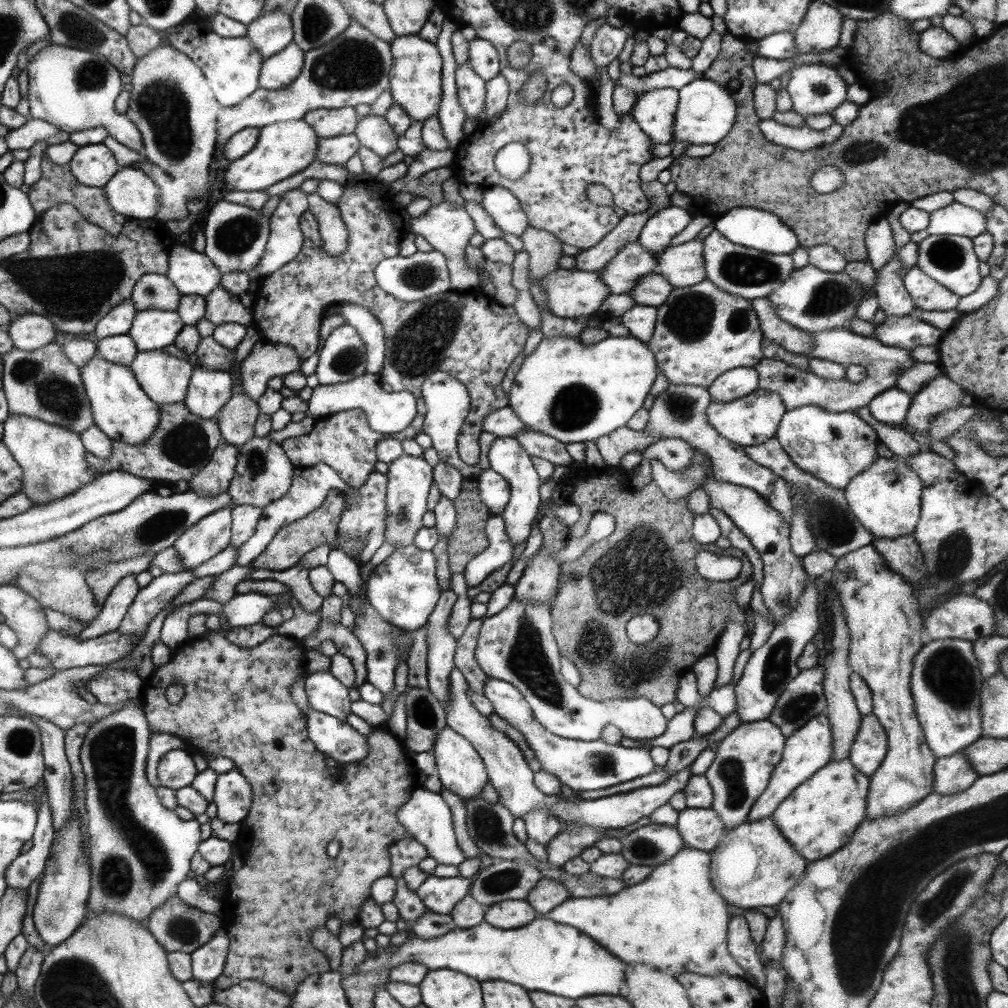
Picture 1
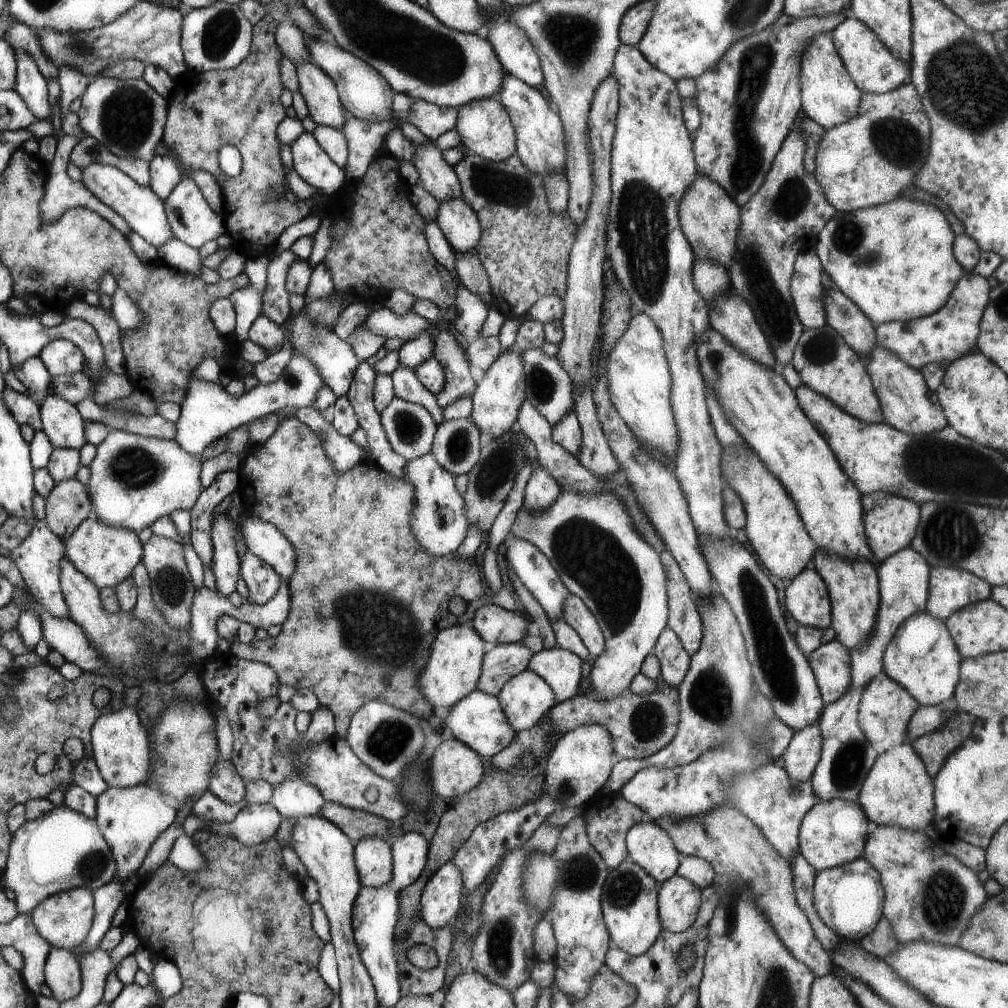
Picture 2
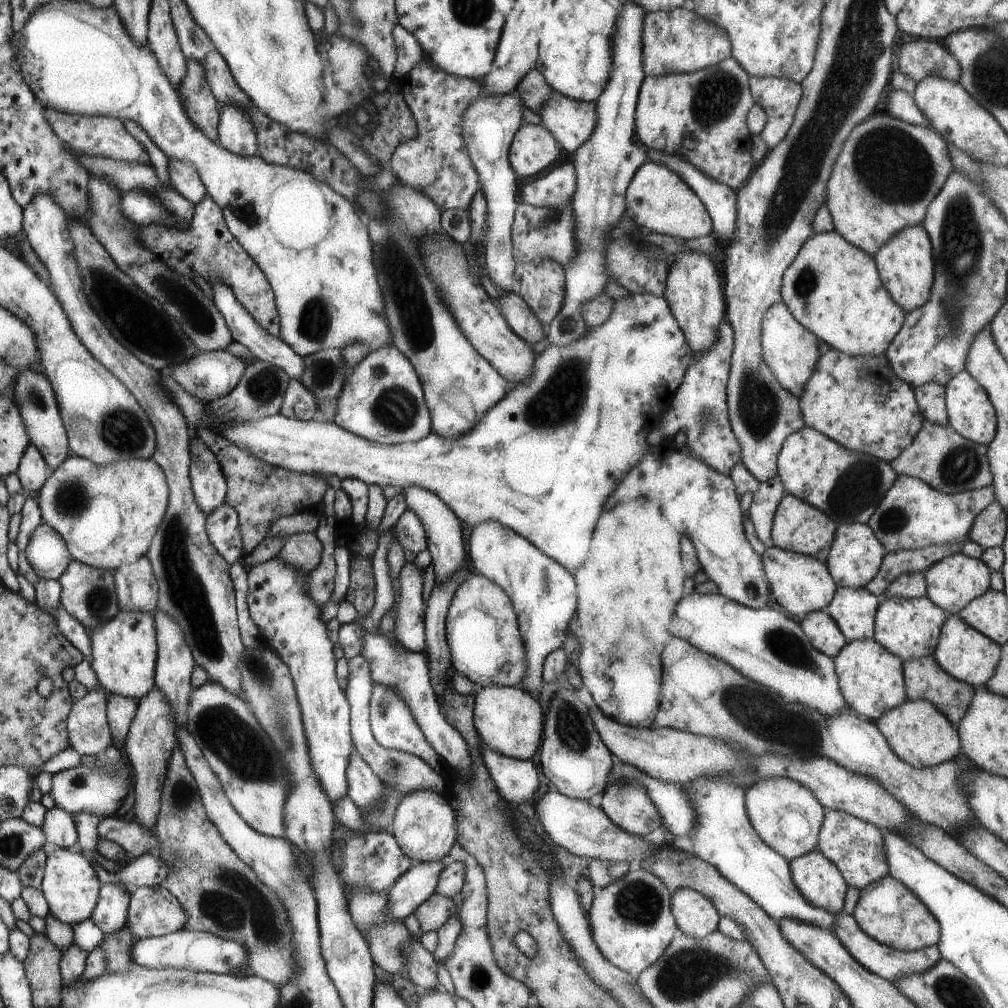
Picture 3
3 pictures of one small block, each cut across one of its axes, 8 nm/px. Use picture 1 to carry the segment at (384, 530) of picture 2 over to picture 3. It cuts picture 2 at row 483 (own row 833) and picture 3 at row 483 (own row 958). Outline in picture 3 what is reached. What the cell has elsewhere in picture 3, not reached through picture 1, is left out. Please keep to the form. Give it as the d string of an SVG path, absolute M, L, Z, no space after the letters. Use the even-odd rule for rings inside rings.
M201 428L197 432L197 438L201 438L201 442L205 442L205 446L213 452L217 464L221 464L221 470L227 478L229 494L225 496L225 506L235 508L237 516L241 518L241 542L245 556L249 556L251 550L255 550L261 540L269 536L269 526L273 524L273 520L303 512L315 512L323 506L323 496L327 492L325 476L297 474L279 466L271 466L255 458L249 450L239 448L237 444L229 442L223 436L217 436L207 428Z

